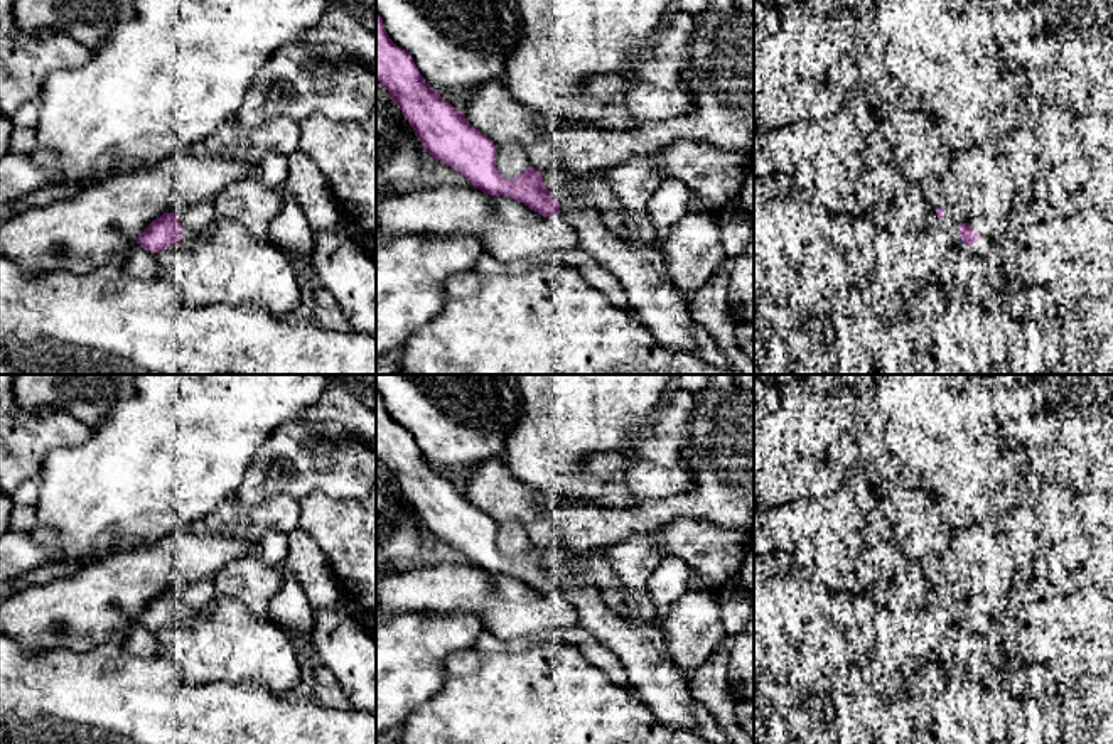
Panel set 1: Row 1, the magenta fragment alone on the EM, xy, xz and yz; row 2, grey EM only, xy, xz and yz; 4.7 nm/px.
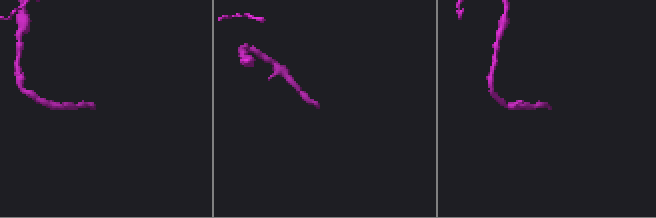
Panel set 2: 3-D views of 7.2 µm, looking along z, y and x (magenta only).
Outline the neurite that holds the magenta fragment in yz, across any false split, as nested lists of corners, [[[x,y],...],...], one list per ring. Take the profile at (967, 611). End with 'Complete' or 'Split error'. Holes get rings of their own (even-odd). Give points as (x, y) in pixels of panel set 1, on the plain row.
[[[953,580],[936,587],[938,601],[948,607],[954,607],[961,619],[970,628],[990,628],[990,621],[978,616],[976,609],[970,604],[966,592]]]. Split error

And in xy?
[[[212,579],[187,584],[177,592],[164,590],[143,607],[137,623],[150,631],[160,631],[180,617],[189,623],[214,602],[218,596]]]. Split error

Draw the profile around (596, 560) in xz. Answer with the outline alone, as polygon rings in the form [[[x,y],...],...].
[[[604,548],[587,553],[556,553],[543,552],[543,563],[551,570],[562,563],[575,572],[578,579],[597,587],[612,609],[622,617],[634,623],[643,623],[637,617],[637,609],[632,597],[622,589],[621,579],[610,570],[610,563],[604,555]]]

